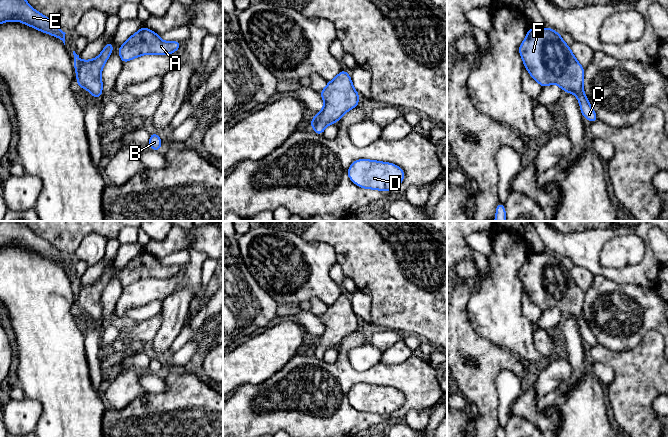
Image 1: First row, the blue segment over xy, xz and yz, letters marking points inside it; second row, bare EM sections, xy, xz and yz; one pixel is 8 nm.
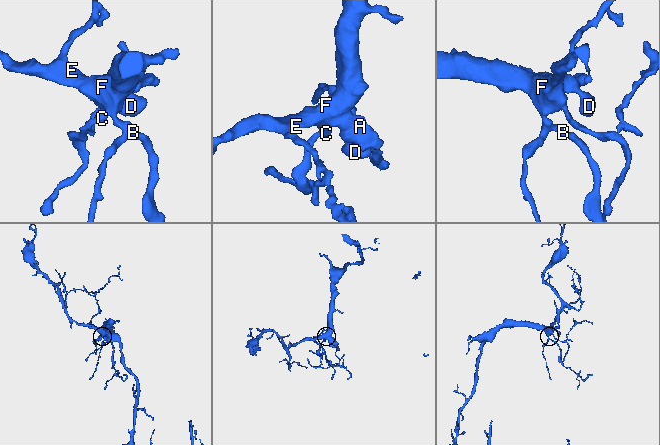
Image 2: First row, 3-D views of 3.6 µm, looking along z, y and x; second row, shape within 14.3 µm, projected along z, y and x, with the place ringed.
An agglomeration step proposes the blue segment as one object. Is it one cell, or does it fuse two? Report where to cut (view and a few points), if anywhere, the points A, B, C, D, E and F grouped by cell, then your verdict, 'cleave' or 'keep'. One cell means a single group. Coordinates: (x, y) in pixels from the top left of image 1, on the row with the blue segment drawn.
no cut; A B C D E F; keep

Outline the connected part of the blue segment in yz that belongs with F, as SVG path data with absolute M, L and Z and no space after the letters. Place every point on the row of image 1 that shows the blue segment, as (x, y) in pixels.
M548 26L541 30L529 27L526 38L519 46L519 54L531 77L542 88L555 83L563 91L575 94L580 104L583 117L588 119L590 123L598 121L598 117L588 102L583 90L585 68L579 64L571 52L570 46L562 40L561 34Z

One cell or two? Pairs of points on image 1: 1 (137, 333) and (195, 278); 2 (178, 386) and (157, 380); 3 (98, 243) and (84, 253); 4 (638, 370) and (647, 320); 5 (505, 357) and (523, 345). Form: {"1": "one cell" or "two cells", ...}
{"1": "two cells", "2": "two cells", "3": "one cell", "4": "two cells", "5": "two cells"}

